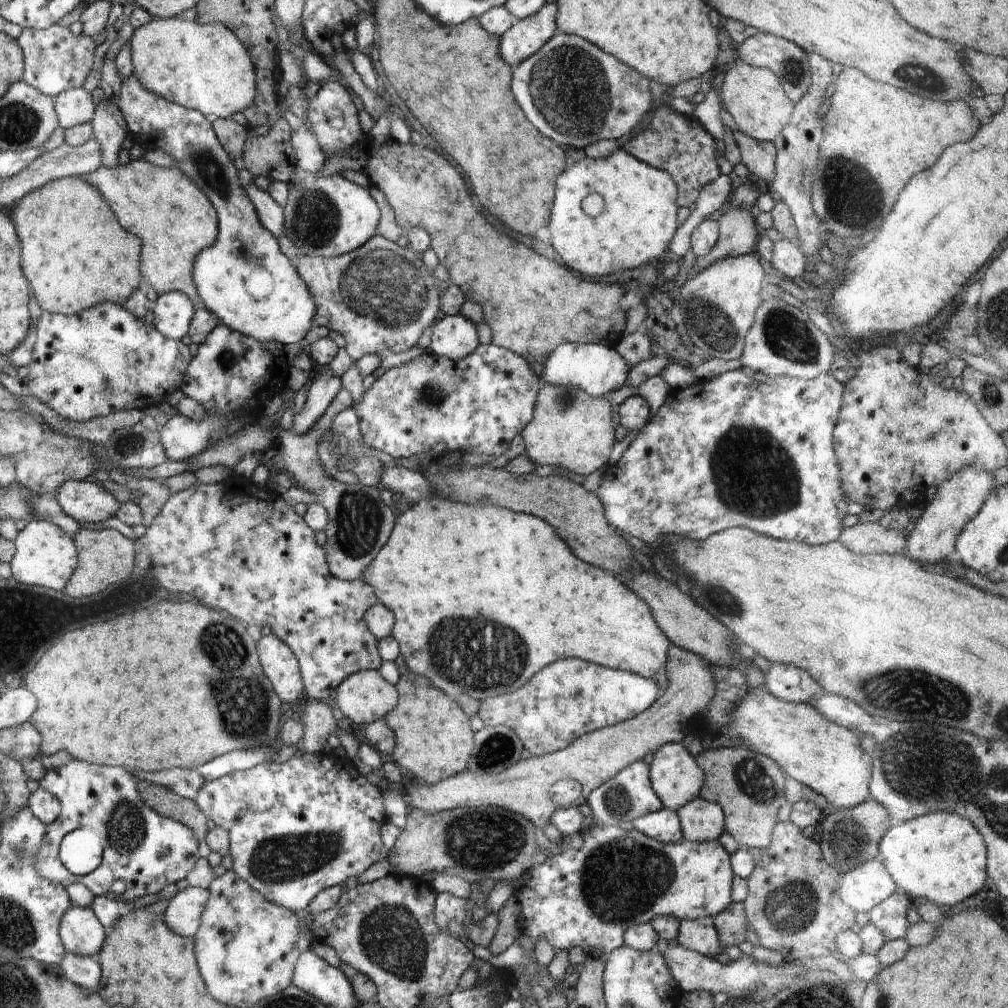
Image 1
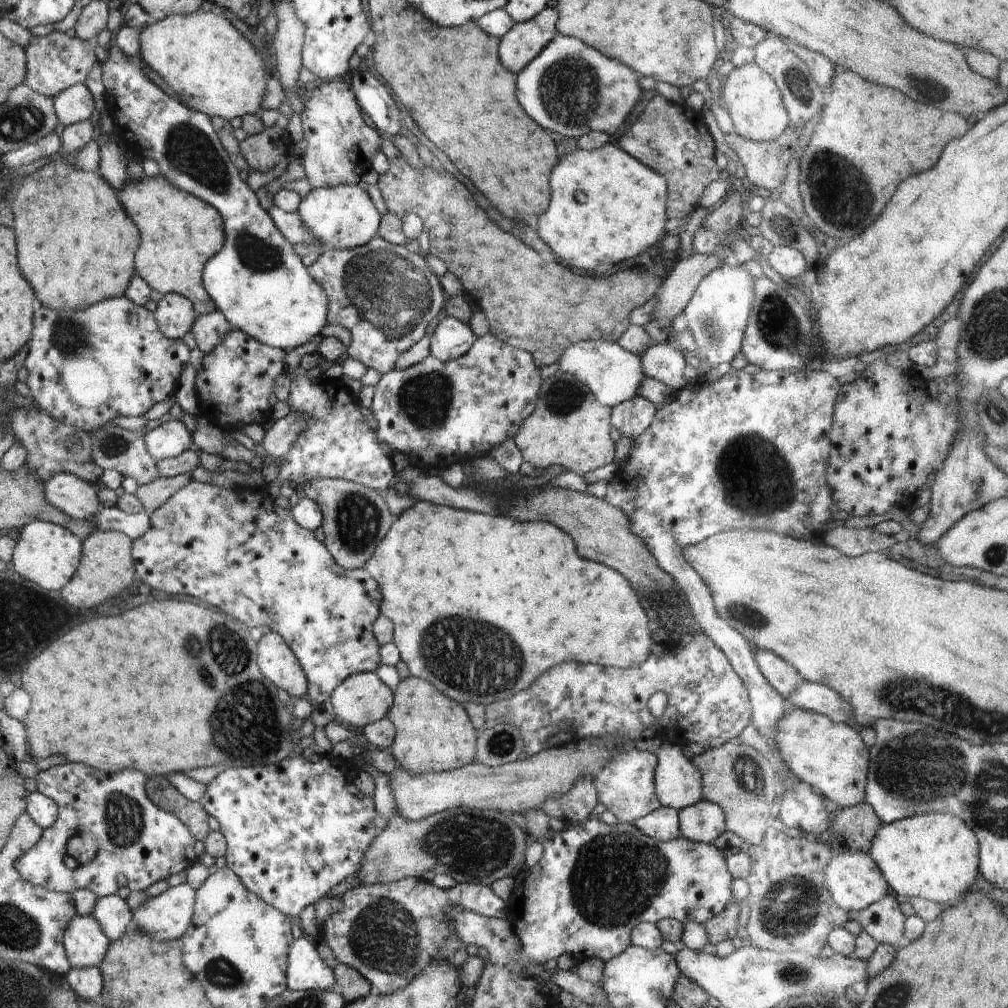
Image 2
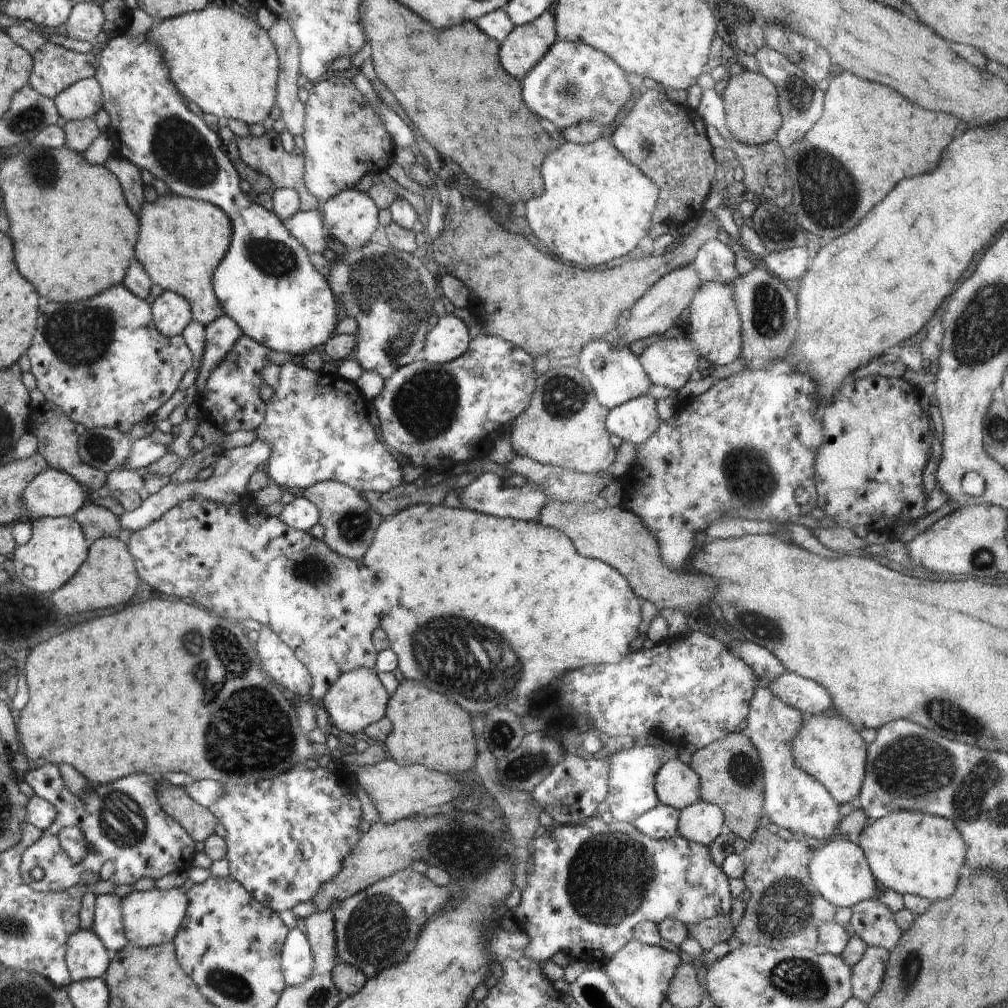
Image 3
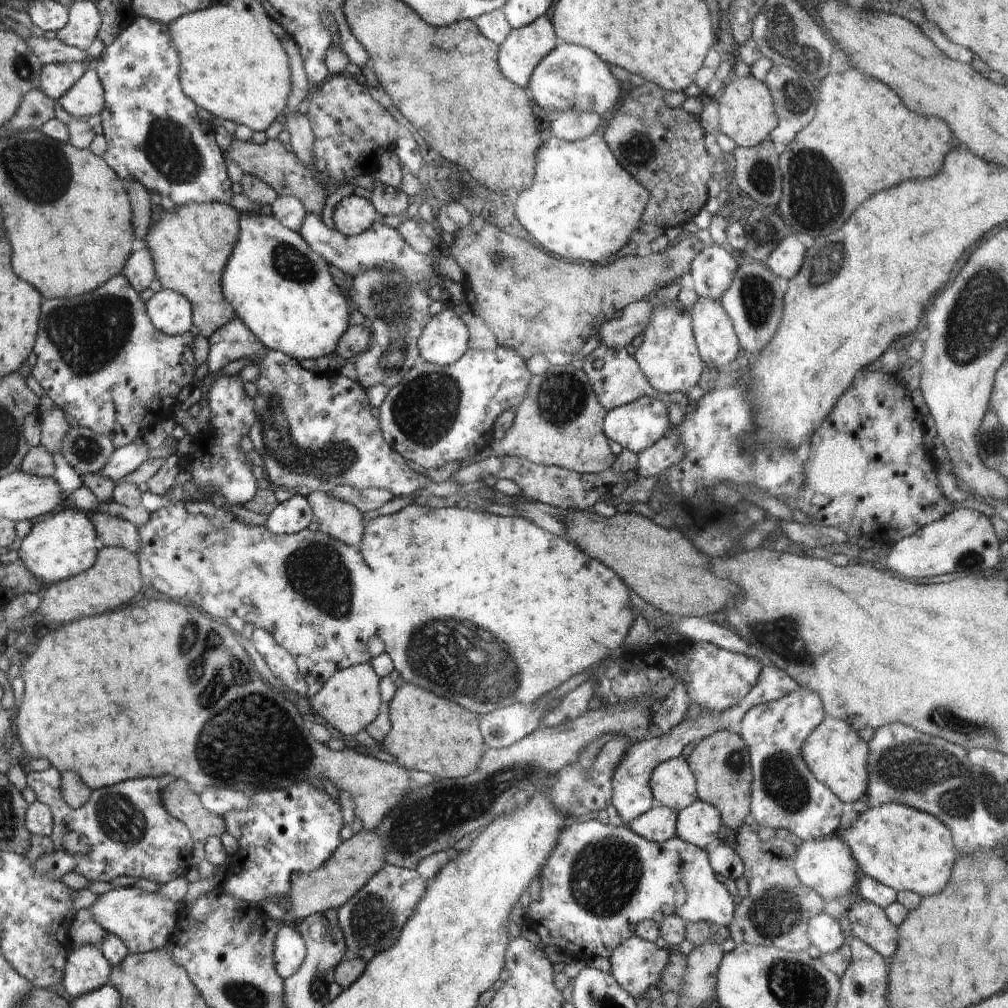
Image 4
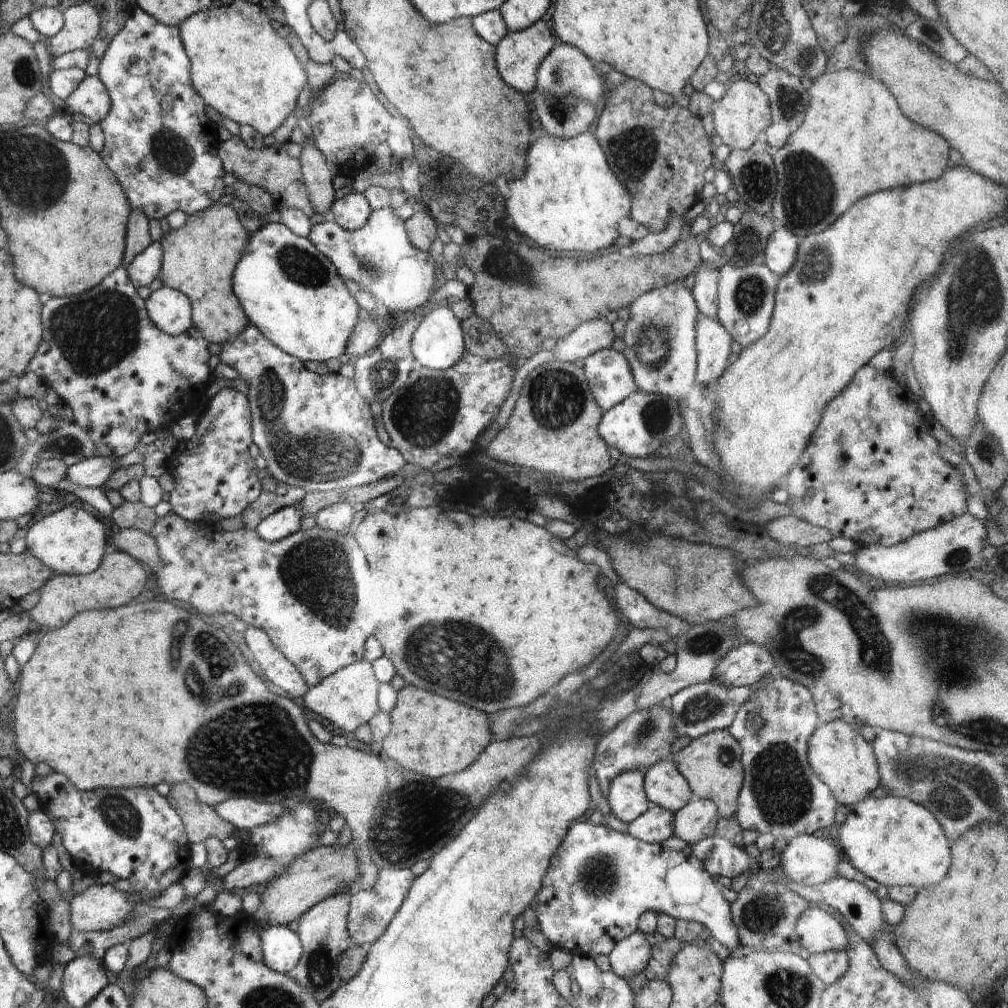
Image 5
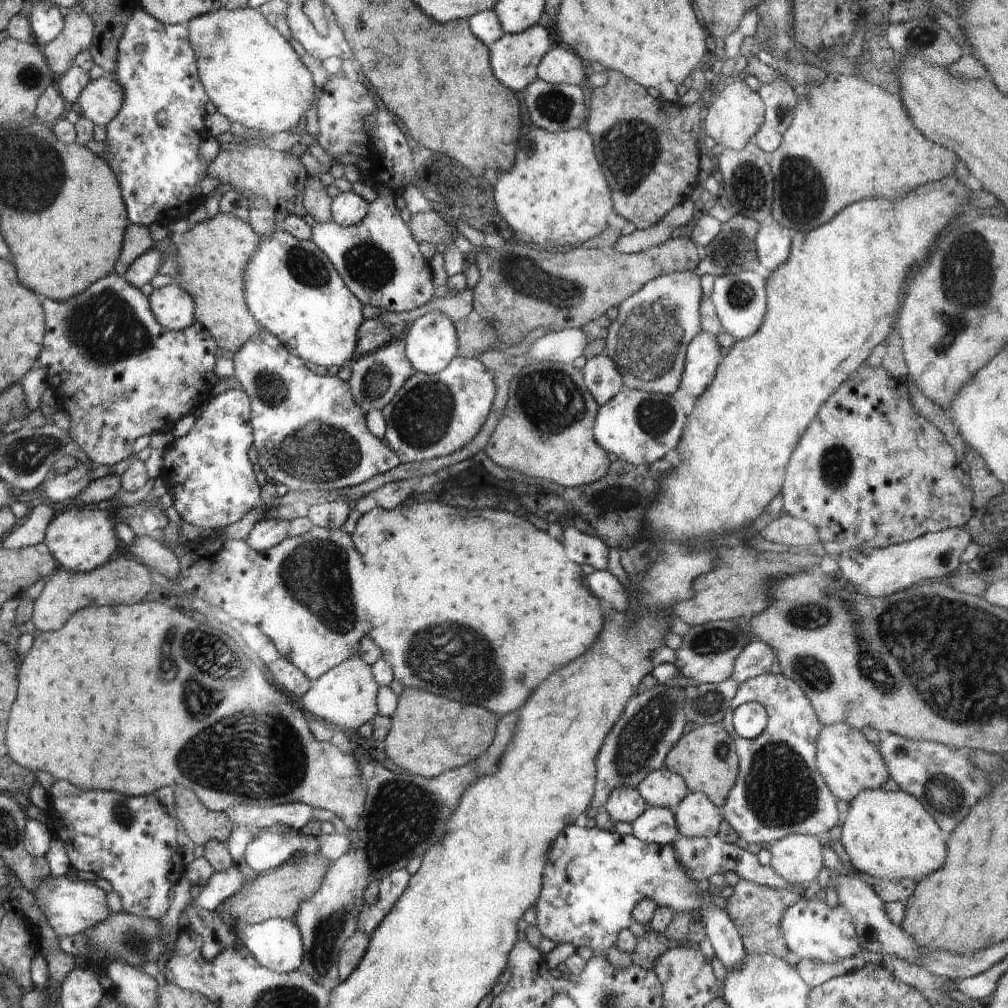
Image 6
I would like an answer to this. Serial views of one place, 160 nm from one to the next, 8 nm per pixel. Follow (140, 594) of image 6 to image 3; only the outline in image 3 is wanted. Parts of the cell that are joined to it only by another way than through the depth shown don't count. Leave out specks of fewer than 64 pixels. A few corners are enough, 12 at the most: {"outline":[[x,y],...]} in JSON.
{"outline":[[99,538],[50,598],[68,616],[124,604],[138,586],[126,538]]}

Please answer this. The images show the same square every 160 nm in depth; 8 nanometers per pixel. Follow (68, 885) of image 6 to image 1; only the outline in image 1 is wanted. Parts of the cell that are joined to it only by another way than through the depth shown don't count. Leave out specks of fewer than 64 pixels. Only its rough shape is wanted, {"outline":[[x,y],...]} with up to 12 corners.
{"outline":[[188,886],[163,914],[180,936],[194,938],[208,889]]}

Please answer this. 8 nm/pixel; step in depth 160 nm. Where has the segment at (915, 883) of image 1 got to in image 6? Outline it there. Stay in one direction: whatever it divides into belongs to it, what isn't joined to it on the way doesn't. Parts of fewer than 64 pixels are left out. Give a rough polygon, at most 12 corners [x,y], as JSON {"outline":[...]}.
{"outline":[[868,789],[840,841],[853,870],[925,879],[946,835],[911,794]]}

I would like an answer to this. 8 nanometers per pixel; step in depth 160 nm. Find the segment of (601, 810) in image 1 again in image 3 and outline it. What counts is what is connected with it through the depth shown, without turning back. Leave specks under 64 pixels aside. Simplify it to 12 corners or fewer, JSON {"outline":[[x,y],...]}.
{"outline":[[678,745],[624,749],[609,757],[614,820],[633,823],[658,806],[655,773]]}

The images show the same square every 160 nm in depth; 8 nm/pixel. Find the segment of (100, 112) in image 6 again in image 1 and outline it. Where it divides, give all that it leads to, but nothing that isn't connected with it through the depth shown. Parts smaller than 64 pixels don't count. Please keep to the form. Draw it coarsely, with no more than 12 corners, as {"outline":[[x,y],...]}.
{"outline":[[71,88],[53,97],[64,129],[90,123],[92,94]]}

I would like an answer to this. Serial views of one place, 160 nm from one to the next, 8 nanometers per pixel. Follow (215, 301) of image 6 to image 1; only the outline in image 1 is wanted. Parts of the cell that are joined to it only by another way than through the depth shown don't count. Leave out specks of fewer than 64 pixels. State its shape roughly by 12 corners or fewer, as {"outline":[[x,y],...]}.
{"outline":[[144,158],[82,178],[142,237],[159,295],[199,296],[217,212],[178,167]]}

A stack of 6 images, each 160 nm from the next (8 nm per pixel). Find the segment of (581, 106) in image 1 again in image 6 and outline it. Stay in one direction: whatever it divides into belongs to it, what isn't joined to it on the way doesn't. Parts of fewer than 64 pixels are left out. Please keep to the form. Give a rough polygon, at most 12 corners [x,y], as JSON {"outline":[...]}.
{"outline":[[553,45],[537,78],[581,87],[588,77],[578,54]]}

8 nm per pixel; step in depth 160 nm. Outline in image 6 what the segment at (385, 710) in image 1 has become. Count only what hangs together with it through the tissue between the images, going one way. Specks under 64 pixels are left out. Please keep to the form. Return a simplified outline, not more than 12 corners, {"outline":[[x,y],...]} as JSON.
{"outline":[[354,655],[310,682],[304,710],[336,730],[378,714],[372,667]]}

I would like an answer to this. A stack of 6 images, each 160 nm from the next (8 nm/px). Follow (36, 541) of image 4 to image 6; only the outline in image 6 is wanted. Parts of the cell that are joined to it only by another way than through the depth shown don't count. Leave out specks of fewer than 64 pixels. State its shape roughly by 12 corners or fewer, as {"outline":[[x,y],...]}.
{"outline":[[109,505],[68,508],[43,543],[64,569],[108,563],[118,542]]}

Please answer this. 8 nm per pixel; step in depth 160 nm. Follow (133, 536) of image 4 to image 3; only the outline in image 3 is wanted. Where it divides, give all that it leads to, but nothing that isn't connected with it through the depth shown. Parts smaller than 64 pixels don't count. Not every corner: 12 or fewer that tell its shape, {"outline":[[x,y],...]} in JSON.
{"outline":[[86,504],[73,518],[89,544],[127,538],[113,512]]}

